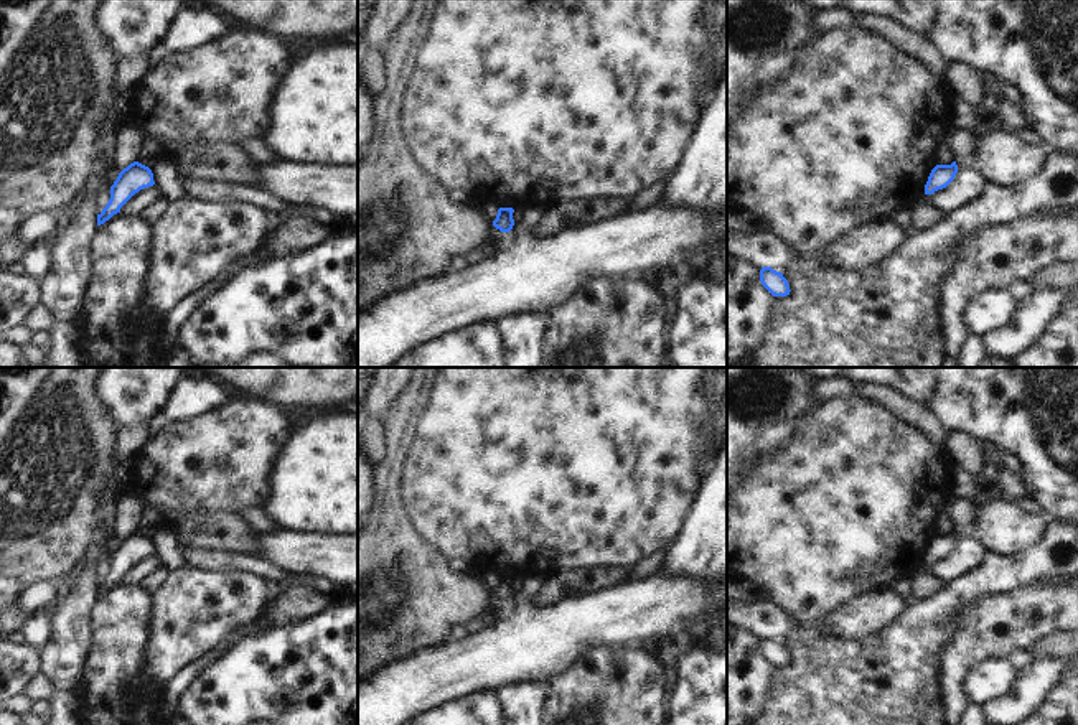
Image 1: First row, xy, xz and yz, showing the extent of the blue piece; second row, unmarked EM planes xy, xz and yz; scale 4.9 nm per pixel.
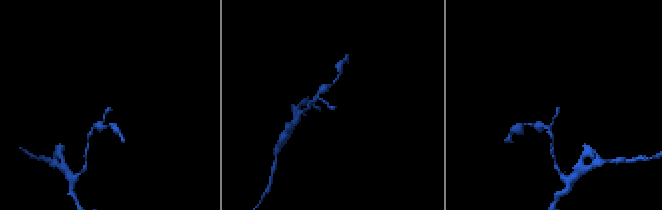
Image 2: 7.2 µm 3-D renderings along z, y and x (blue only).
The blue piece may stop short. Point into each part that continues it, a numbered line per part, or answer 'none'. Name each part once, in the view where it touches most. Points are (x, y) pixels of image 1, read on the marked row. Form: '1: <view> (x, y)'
none

